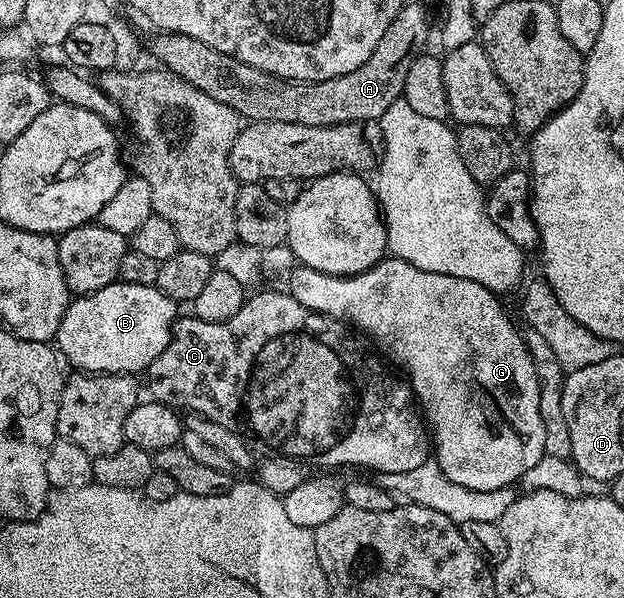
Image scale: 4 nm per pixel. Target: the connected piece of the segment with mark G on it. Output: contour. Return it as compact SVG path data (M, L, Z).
M384 257L372 269L359 275L329 275L320 273L320 269L294 265L290 267L288 277L290 277L288 294L296 301L300 301L300 305L304 305L304 309L332 317L351 328L359 327L368 338L375 339L396 362L402 363L403 369L406 370L405 378L409 382L415 400L420 404L421 414L424 416L429 434L432 436L433 458L436 460L438 468L444 473L444 477L448 477L448 481L456 481L456 485L464 485L464 489L476 489L477 491L514 487L522 480L525 473L532 469L542 456L546 455L544 421L540 417L540 385L536 377L536 369L532 365L532 357L526 348L523 332L521 330L518 332L514 328L509 313L502 308L498 301L499 296L495 292L488 290L487 287L476 281L464 281L464 277L448 277L444 273L428 273L424 269L416 269L416 265L412 265L408 261L393 257Z

